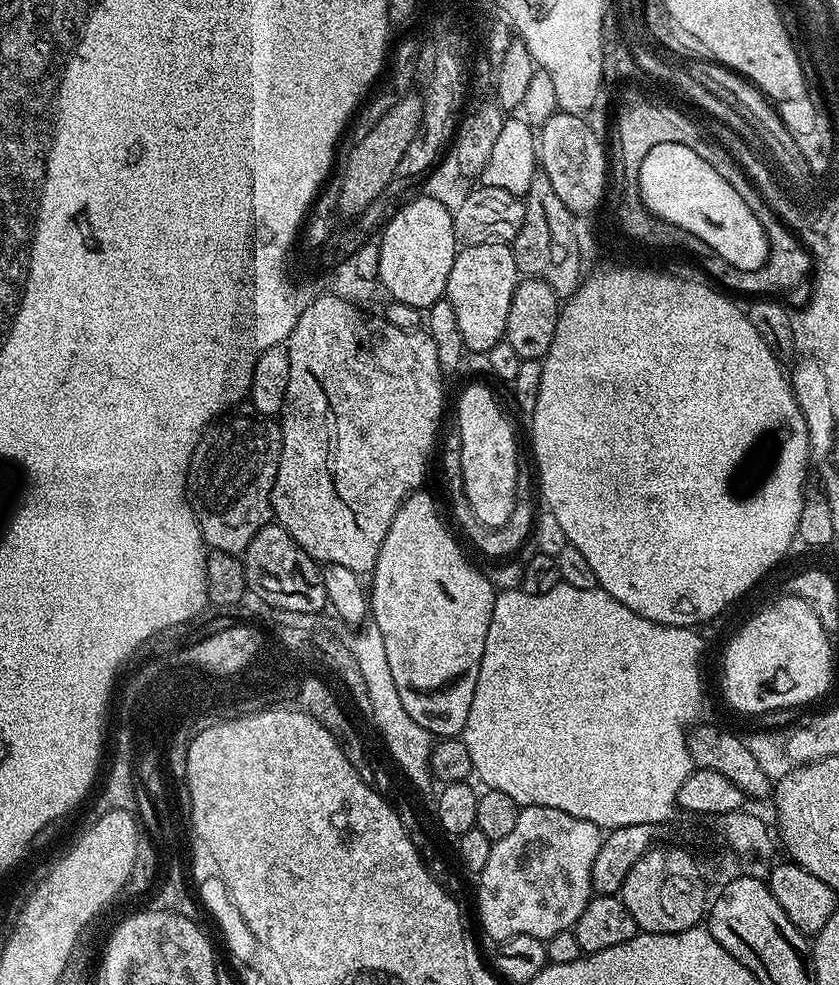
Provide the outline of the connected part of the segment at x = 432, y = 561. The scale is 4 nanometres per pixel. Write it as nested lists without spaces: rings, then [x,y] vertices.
[[[417,490],[408,495],[402,502],[398,514],[394,514],[394,522],[390,522],[390,530],[386,530],[386,542],[382,542],[382,550],[378,550],[378,562],[370,573],[370,620],[377,624],[382,632],[383,645],[386,646],[387,663],[390,666],[391,677],[398,688],[410,717],[424,727],[433,737],[456,738],[463,733],[466,718],[470,715],[470,702],[474,702],[474,686],[478,686],[478,666],[482,666],[482,650],[486,650],[486,630],[490,630],[490,614],[494,610],[498,592],[487,580],[485,573],[476,569],[462,553],[456,552],[456,540],[448,533],[446,525],[440,521],[436,513],[436,504],[428,490]]]

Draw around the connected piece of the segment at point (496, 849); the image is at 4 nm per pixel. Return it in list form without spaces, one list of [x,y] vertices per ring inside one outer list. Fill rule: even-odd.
[[[544,806],[523,807],[513,830],[493,843],[489,861],[477,877],[478,916],[485,934],[492,942],[497,944],[518,934],[530,934],[546,942],[554,934],[575,927],[593,895],[593,864],[603,837],[603,831],[592,822],[574,818],[565,811]]]

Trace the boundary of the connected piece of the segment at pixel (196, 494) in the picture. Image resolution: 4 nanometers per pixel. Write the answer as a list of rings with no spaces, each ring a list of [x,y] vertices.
[[[240,410],[232,422],[213,432],[200,445],[192,466],[192,499],[205,545],[237,557],[273,519],[272,487],[280,461],[279,423],[255,410],[247,411]]]

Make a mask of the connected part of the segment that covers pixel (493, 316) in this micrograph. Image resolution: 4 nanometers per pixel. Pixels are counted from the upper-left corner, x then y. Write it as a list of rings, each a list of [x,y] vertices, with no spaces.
[[[507,243],[461,247],[457,251],[454,266],[450,266],[446,298],[450,302],[450,306],[454,306],[454,314],[458,317],[458,328],[462,330],[462,342],[469,353],[487,354],[495,343],[504,339],[506,317],[510,314],[510,298],[514,298],[517,283],[518,273],[514,254]]]

